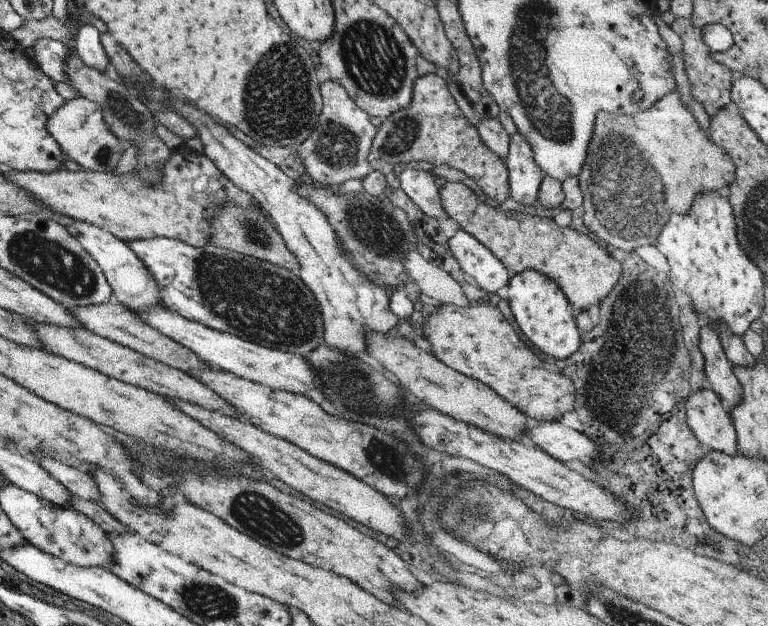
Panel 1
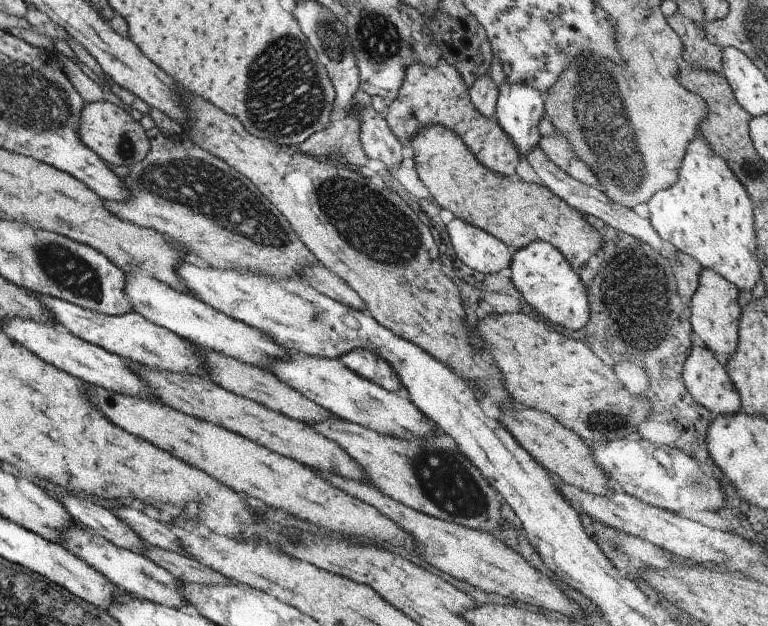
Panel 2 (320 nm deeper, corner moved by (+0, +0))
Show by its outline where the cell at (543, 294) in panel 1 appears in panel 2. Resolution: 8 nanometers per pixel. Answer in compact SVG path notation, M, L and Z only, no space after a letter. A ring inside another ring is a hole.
M535 239L512 252L509 272L511 282L521 293L523 300L541 314L541 318L562 330L574 331L589 320L589 302L576 271L551 243Z

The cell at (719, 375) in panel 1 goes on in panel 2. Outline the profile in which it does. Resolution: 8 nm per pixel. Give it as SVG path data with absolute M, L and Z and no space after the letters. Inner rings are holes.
M702 268L698 276L698 285L690 298L690 317L688 318L691 332L693 331L712 350L716 359L722 364L730 354L734 353L738 339L738 326L740 323L741 309L737 305L739 289L727 282L720 274L710 268Z

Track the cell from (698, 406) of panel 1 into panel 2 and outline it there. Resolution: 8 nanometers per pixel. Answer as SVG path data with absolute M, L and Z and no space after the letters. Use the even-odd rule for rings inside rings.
M693 345L688 352L682 366L682 379L688 393L700 405L703 405L711 414L730 415L741 410L740 398L733 386L725 365L722 365L716 356L705 345Z

